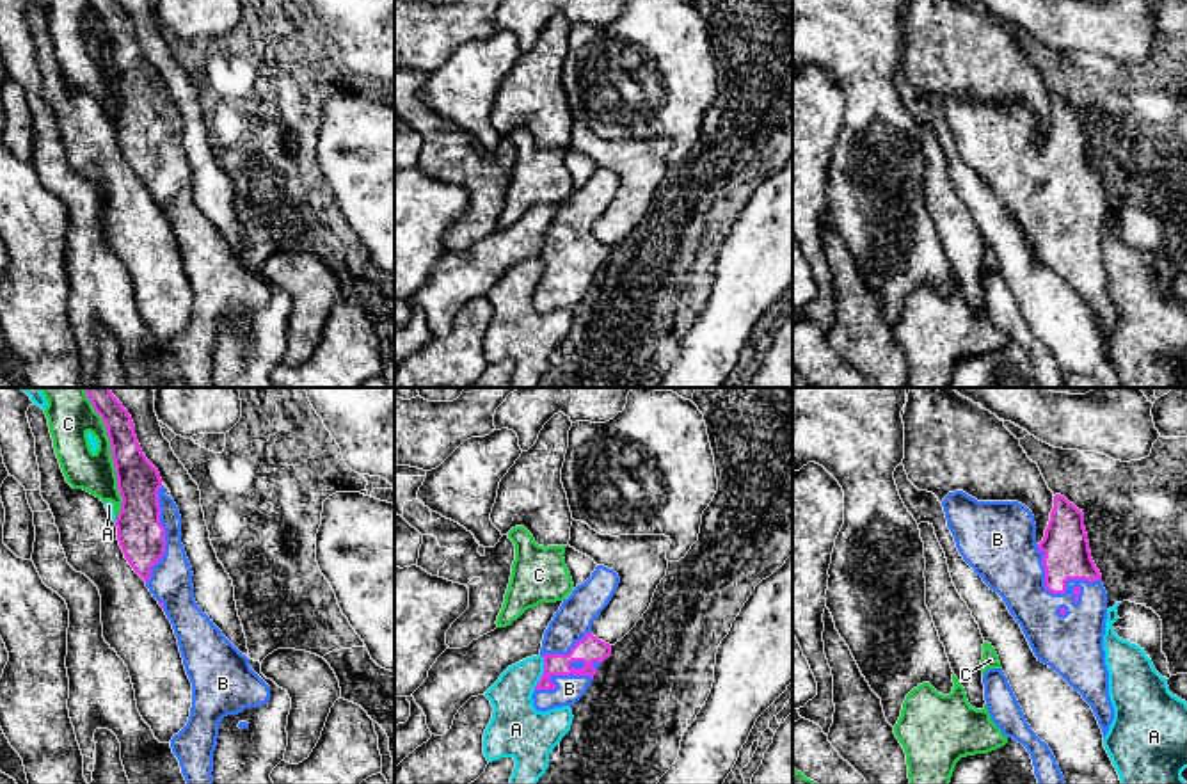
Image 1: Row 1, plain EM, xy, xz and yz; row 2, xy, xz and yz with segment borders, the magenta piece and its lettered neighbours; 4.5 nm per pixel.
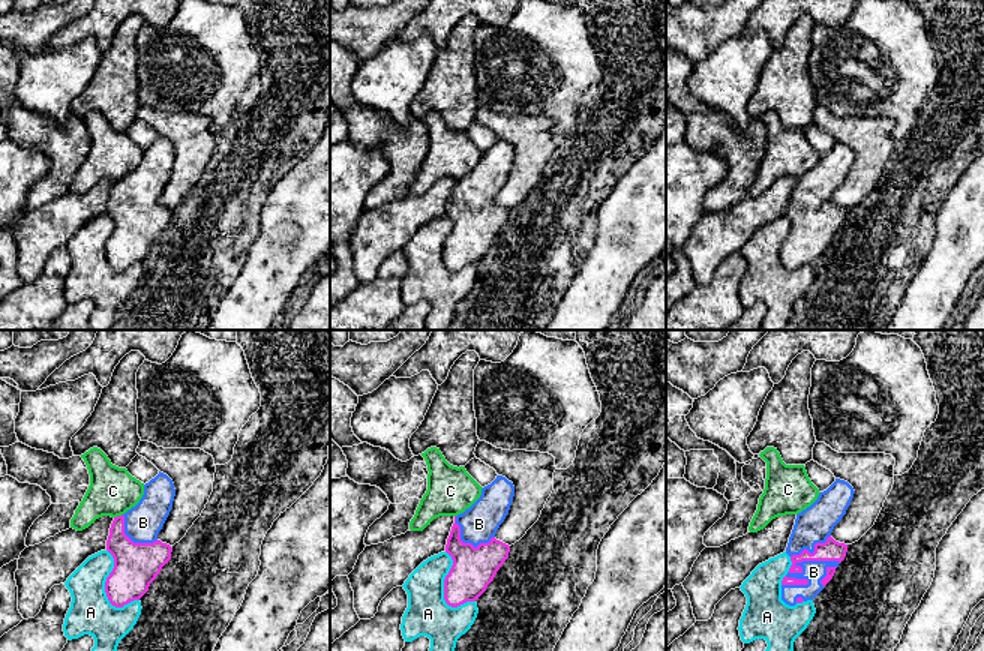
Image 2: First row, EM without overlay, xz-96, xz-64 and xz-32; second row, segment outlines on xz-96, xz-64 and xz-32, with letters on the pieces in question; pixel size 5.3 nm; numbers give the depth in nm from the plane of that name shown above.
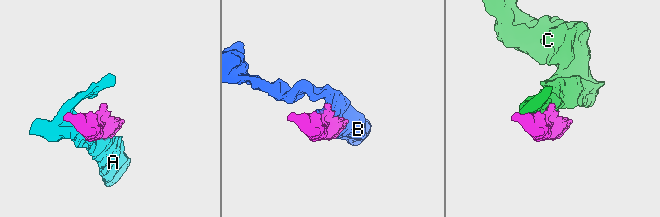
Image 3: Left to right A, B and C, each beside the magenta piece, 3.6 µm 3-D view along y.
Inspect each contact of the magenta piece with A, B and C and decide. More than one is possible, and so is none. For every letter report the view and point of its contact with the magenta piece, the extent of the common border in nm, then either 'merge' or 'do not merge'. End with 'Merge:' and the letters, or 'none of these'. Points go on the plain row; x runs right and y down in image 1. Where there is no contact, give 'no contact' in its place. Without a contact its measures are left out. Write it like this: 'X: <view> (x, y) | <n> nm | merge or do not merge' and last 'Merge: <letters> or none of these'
A: xz (544, 274) | 160 nm | do not merge
B: yz (1056, 194) | 340 nm | merge
C: xy (112, 61) | 550 nm | do not merge
Merge: B

